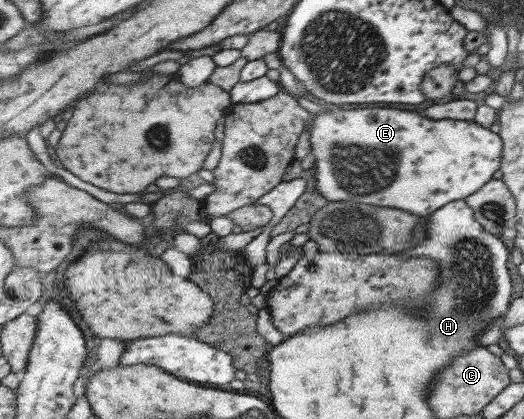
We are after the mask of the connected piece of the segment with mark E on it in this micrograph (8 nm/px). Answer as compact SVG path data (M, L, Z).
M353 109L319 112L310 123L310 145L312 146L312 154L316 159L314 168L317 170L317 190L329 202L351 201L378 207L393 207L403 209L419 217L434 214L435 211L447 206L449 203L466 200L471 195L477 194L481 188L485 188L487 183L491 182L491 176L495 171L500 169L500 162L503 158L502 140L491 128L483 127L475 120L434 120L426 118L417 109L415 111L399 111L399 109Z

